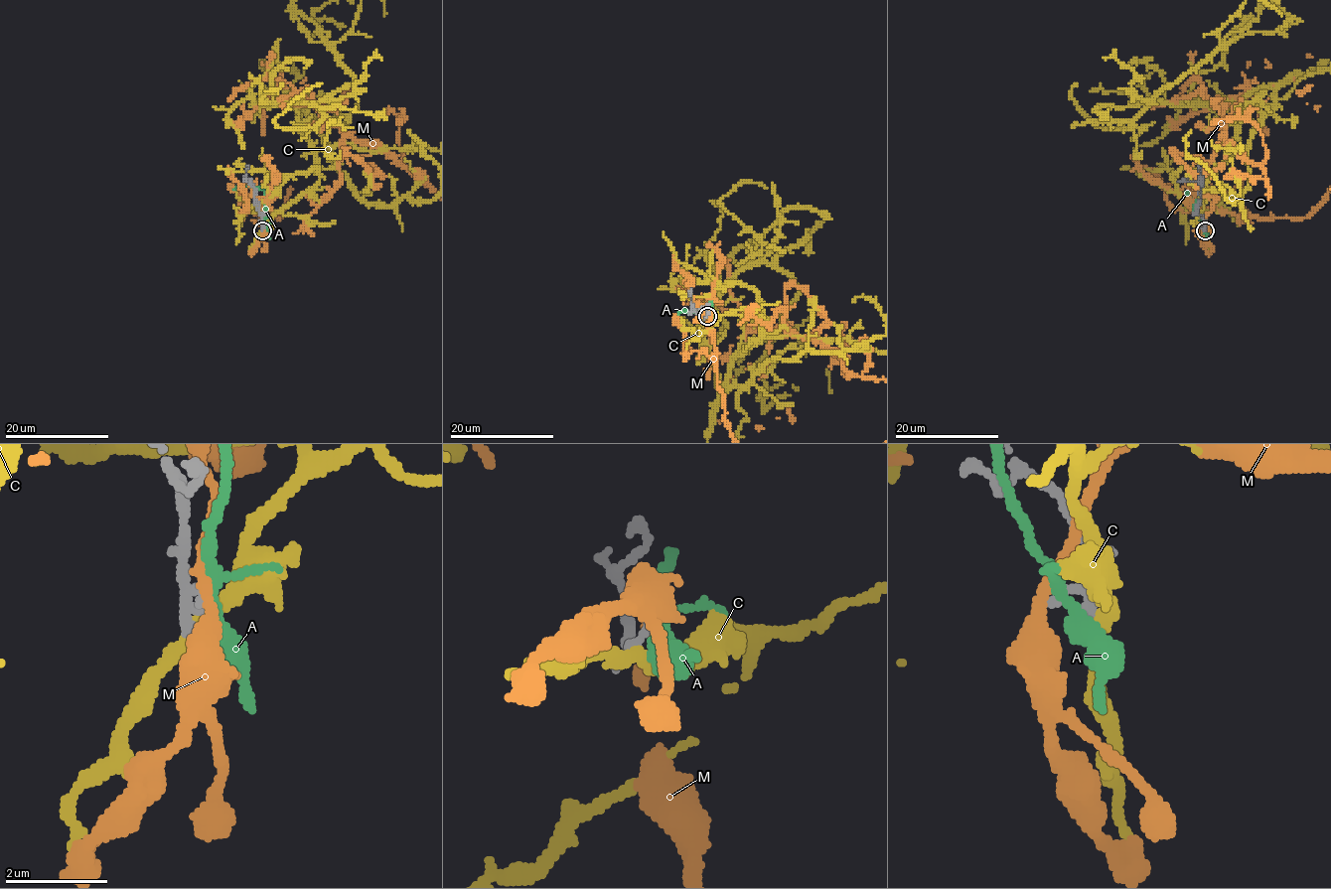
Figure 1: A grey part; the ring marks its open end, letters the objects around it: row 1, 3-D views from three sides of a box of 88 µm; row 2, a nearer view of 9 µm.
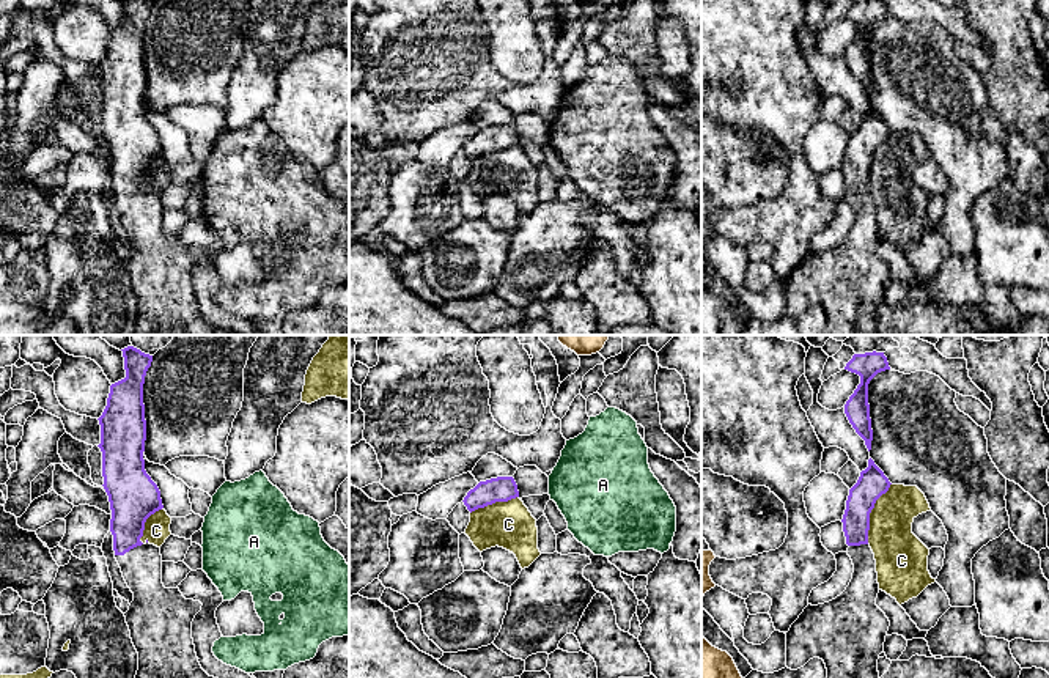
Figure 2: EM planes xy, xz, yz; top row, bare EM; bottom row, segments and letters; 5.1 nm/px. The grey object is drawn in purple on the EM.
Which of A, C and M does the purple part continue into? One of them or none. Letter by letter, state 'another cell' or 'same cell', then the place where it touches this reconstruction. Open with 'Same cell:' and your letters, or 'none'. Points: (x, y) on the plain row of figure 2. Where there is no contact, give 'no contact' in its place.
Same cell: none
A: another cell | no contact
C: another cell | yz (870, 159)
M: another cell | no contact

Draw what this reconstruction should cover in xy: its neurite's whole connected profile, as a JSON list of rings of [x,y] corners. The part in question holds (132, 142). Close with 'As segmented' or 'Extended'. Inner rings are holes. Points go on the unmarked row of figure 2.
[[[123,0],[126,25],[110,33],[107,53],[98,66],[101,72],[102,124],[109,143],[115,206],[123,225],[134,241],[134,249],[124,261],[132,291],[138,300],[135,335],[236,335],[223,327],[209,324],[200,313],[192,286],[192,269],[201,258],[201,250],[186,247],[179,236],[162,231],[160,195],[143,192],[146,167],[162,157],[157,132],[145,118],[146,68],[143,31],[153,3],[145,0]]]. Extended

